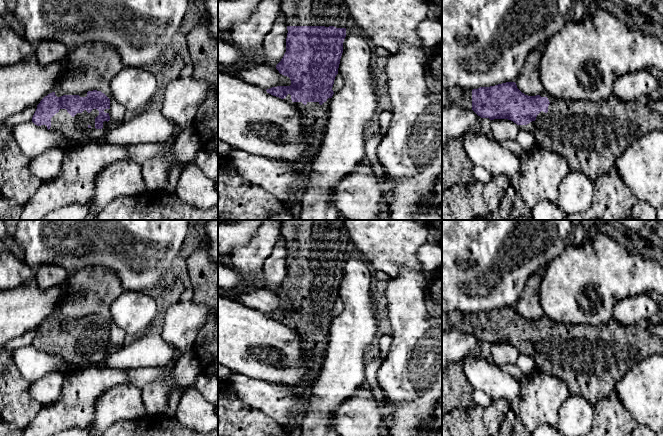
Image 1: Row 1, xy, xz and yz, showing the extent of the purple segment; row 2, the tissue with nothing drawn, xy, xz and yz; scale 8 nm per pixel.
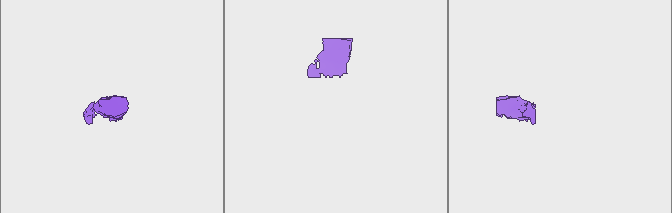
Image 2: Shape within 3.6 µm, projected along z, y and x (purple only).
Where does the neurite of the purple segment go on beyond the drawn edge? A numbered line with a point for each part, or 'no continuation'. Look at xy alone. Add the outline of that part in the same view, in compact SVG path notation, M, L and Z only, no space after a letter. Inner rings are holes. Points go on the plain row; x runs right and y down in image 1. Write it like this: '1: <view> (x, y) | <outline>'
1: xy (73, 355) | M60 333L51 342L49 355L61 361L59 372L65 374L75 369L83 369L101 362L107 352L107 345L103 346L102 353L95 352L95 342L99 339L97 333L90 337L84 334L72 341L66 333Z

